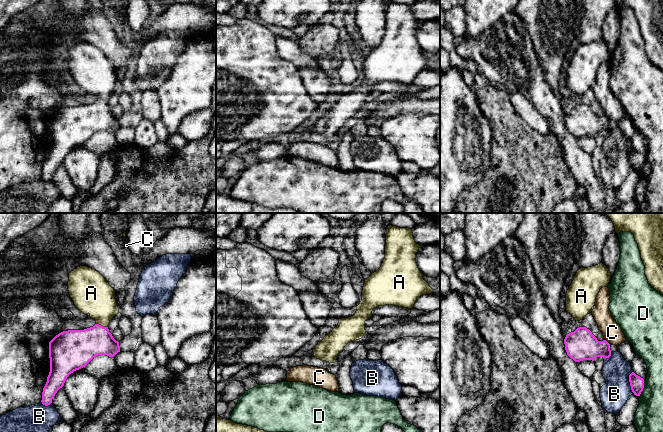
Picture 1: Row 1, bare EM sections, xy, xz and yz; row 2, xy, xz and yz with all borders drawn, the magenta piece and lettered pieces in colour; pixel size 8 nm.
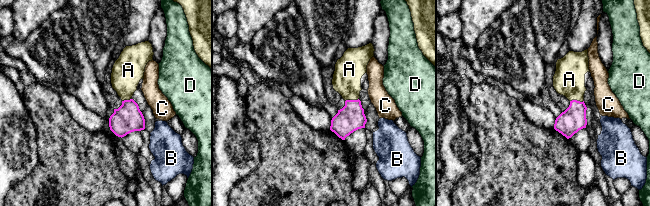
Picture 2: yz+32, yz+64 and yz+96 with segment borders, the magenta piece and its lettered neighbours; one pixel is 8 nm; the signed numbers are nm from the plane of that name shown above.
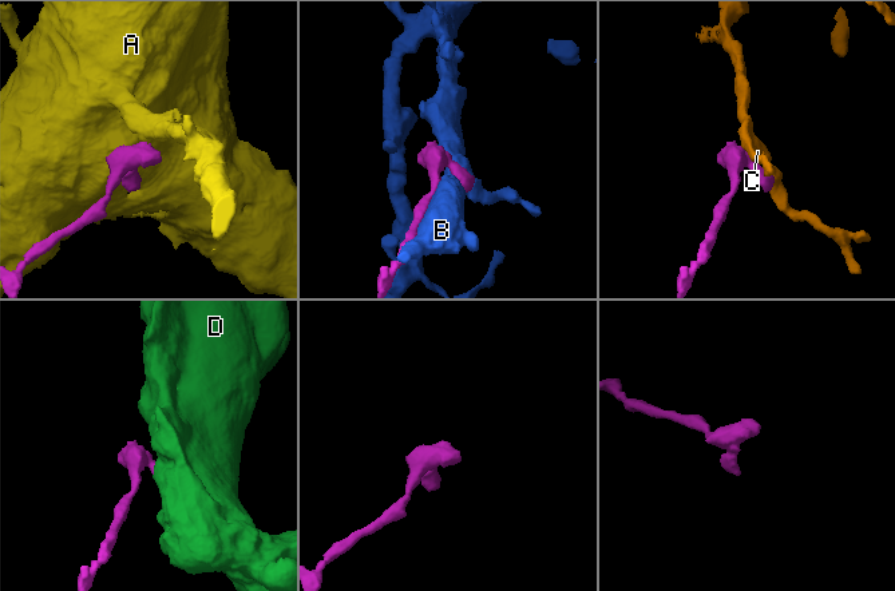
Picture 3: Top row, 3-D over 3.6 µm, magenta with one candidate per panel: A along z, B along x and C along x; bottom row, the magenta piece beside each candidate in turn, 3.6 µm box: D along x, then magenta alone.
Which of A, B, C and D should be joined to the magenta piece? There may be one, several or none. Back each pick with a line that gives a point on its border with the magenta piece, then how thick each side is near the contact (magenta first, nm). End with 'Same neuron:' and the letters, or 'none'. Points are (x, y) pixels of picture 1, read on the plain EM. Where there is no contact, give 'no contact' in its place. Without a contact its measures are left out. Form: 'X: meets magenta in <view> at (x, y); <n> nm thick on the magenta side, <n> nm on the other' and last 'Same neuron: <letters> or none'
A: meets magenta in xy at (102, 102); 280 nm thick on the magenta side, 280 nm on the other
Same neuron: A

